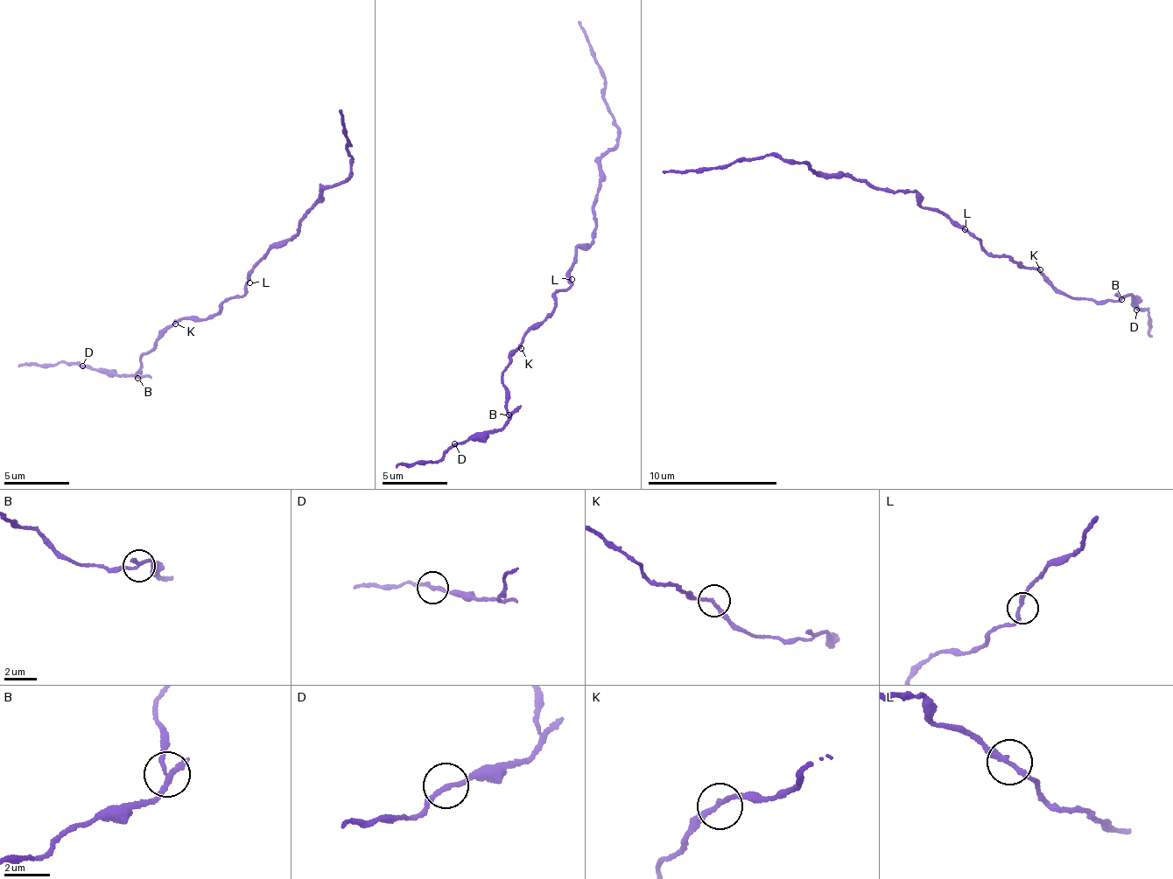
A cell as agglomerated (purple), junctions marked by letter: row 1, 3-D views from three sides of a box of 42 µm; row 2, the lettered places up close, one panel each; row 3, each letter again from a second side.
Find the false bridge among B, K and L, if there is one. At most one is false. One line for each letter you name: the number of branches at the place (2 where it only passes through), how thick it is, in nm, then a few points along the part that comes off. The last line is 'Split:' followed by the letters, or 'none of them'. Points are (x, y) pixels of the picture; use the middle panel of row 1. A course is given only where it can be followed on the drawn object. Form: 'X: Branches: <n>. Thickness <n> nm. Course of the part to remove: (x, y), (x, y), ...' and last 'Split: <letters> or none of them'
B: Branches: 2. Thickness 240 nm. Course of the part to remove: (508, 414), (499, 429), (473, 433), (435, 462), (396, 468)
Split: B

